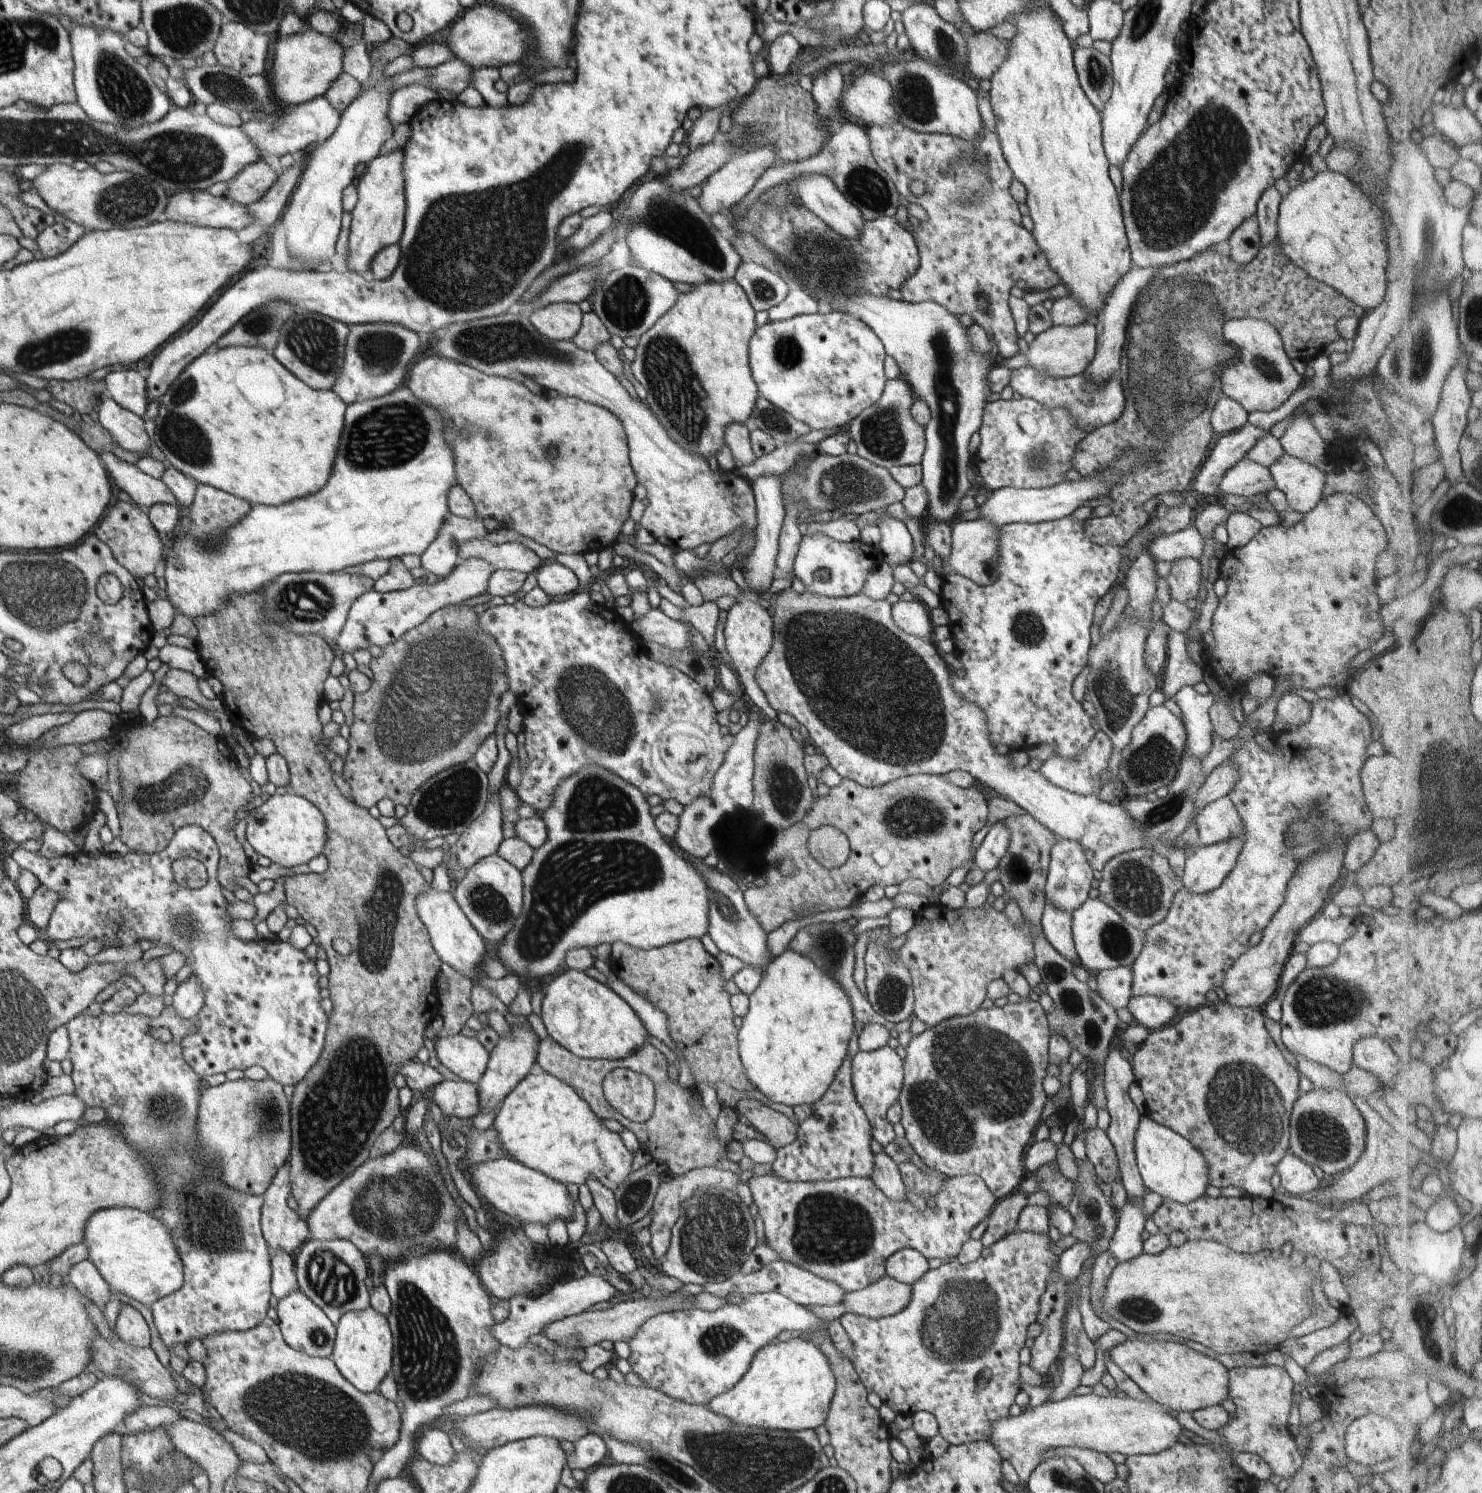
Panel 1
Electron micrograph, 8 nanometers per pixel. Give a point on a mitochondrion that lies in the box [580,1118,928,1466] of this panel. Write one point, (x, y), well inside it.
(829, 1228)

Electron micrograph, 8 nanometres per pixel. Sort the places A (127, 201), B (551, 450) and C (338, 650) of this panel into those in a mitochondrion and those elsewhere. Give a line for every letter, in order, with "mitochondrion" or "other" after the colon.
A: mitochondrion
B: other
C: other

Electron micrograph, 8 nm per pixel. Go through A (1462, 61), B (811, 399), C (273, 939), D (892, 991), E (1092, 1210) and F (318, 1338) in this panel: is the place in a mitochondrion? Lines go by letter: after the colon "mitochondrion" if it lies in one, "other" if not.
A: other
B: other
C: other
D: mitochondrion
E: mitochondrion
F: mitochondrion

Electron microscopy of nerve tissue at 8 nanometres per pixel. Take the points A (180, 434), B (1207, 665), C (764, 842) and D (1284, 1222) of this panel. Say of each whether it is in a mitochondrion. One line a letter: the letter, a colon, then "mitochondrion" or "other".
A: mitochondrion
B: other
C: mitochondrion
D: other

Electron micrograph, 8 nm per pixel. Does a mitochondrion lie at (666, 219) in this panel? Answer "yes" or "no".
yes

